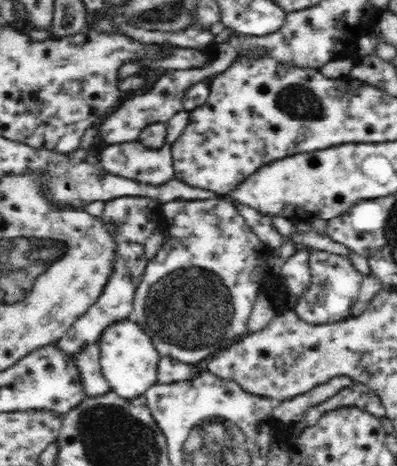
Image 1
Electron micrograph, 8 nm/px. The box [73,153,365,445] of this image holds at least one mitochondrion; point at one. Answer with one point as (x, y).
(188, 307)

